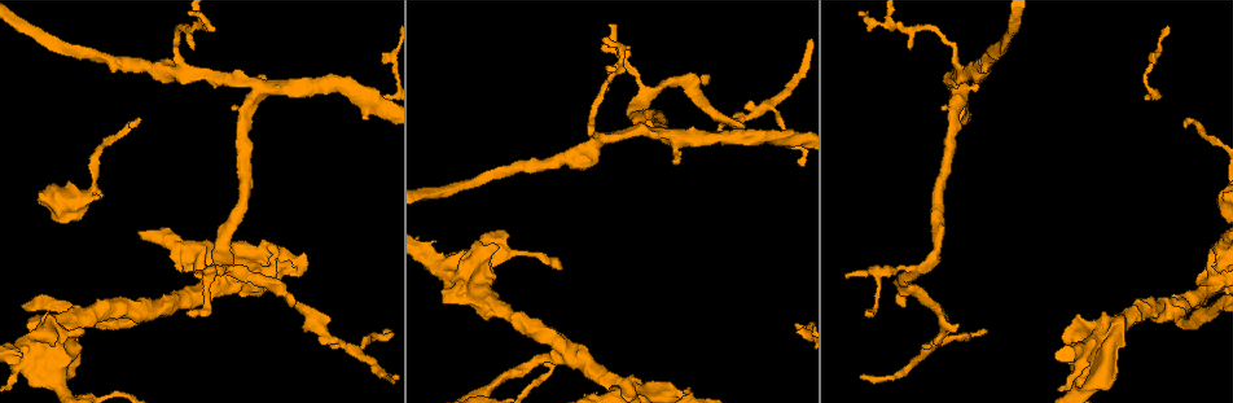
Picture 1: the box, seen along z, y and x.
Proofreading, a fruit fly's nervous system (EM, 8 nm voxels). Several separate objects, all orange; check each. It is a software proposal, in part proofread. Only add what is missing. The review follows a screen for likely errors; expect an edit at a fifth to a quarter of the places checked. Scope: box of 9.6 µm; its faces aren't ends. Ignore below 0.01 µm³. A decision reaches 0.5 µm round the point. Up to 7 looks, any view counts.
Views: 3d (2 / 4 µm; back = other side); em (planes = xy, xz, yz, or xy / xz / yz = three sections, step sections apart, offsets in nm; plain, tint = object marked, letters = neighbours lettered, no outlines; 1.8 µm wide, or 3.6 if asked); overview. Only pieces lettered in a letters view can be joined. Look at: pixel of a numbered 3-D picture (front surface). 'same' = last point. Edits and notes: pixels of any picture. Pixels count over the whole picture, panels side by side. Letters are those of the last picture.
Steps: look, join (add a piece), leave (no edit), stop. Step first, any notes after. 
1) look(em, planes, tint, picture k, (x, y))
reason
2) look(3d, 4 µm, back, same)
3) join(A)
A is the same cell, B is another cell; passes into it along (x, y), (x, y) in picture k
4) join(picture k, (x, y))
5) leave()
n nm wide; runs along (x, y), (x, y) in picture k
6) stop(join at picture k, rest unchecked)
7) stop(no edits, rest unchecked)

look(em, xy, step 8, letters, picture 1, (134, 125))
tapers out

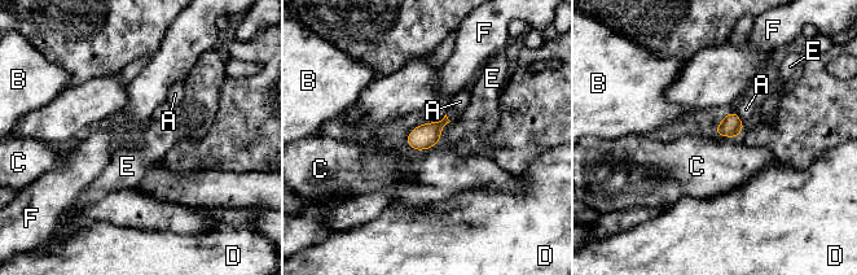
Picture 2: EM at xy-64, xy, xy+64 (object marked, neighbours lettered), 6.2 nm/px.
leave()
A, B, C, D, E and F are other cells; border along (713, 134), (738, 136) in picture 2; no lettered piece goes on from it

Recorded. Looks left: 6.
look(3d, 2 µm, picture 1, (1207, 287))
sharp bend

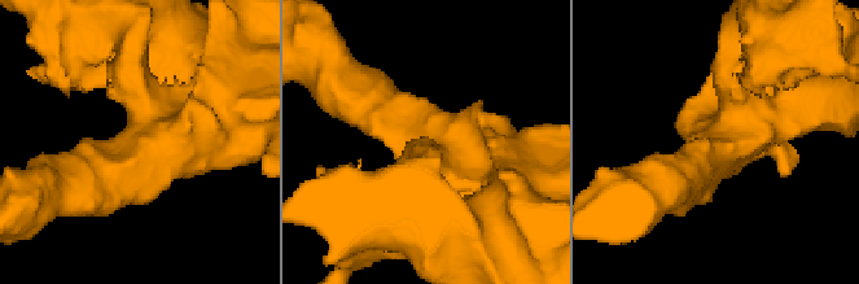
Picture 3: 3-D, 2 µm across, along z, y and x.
look(em, yz, step 8, tint, picture 3, (442, 142))
3 arms; arms of 360, 480, 500 nm

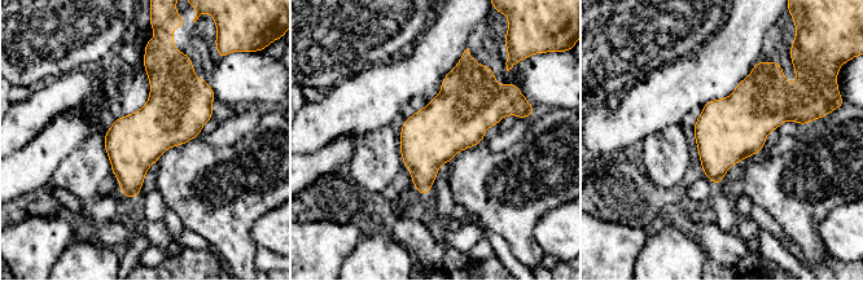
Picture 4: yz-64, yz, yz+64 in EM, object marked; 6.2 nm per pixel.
look(em, planes, letters, same)
another direction

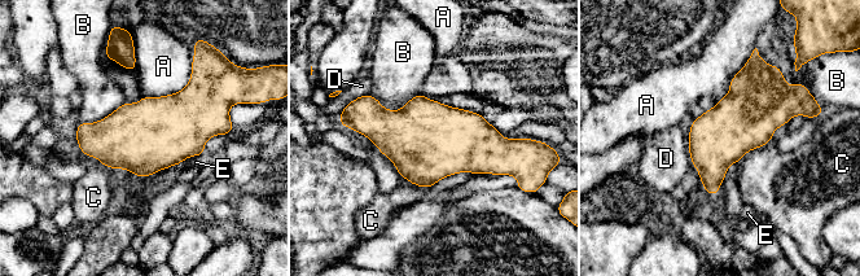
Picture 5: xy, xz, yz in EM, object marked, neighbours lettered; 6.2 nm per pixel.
leave()
A, B, C, D and E are other cells; border along (771, 140), (750, 149), (737, 162) in picture 5; none of them fits

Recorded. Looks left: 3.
look(em, 3.6 µm, xz, step 4, letters, picture 1, (1117, 368))
an open end

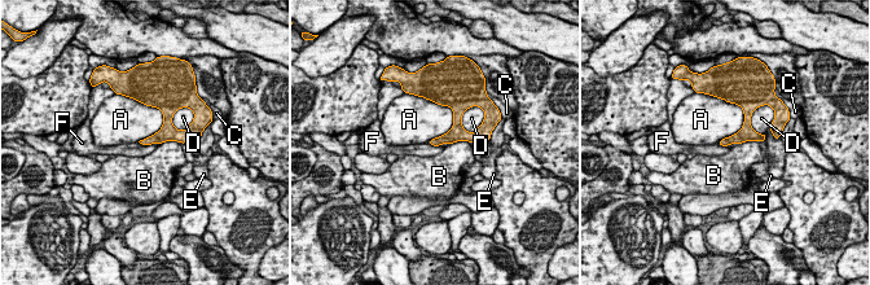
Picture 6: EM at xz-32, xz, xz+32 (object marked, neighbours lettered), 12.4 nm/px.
look(em, 3.6 µm, planes, letters, same)
another direction

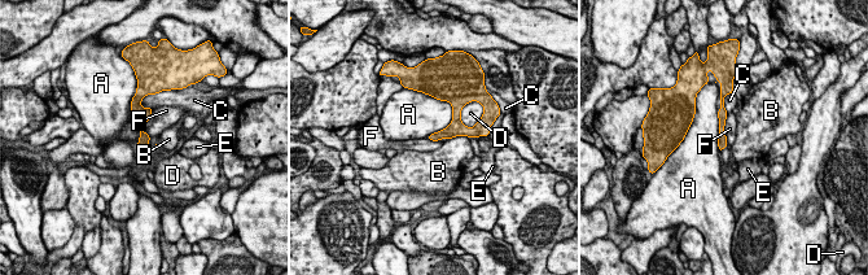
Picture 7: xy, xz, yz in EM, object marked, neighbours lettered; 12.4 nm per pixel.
leave()
130 nm wide; A, B, C, D, E and F are other cells; border along (153, 109), (140, 131), (136, 144) in picture 7; no lettered piece goes on from it

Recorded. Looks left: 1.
stop(no edits, rest unchecked)

